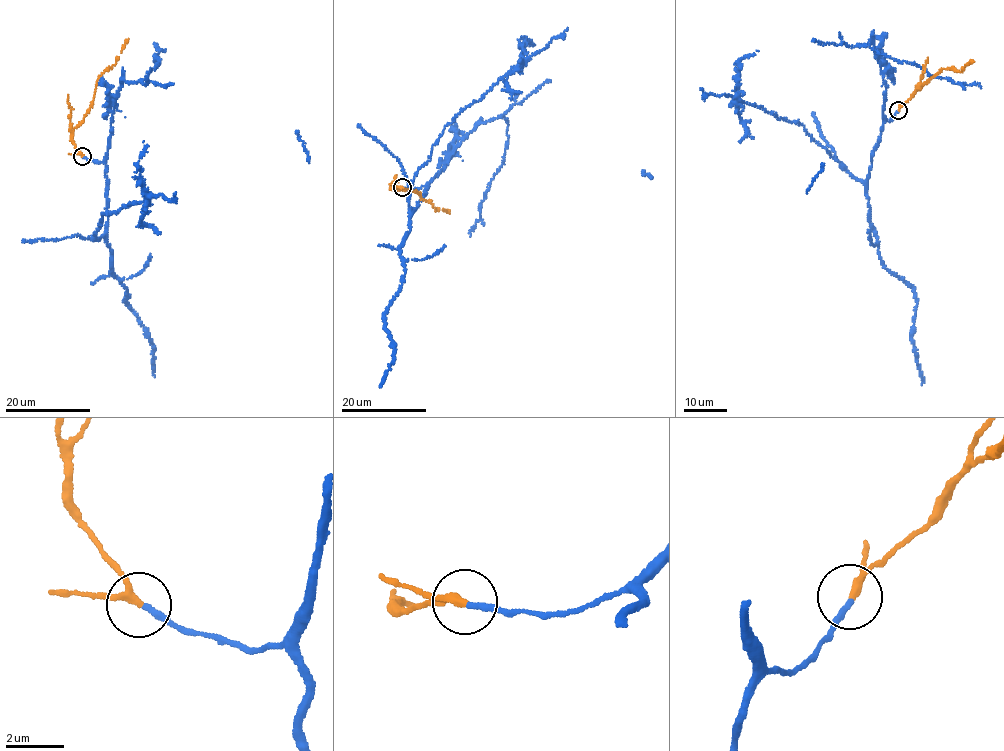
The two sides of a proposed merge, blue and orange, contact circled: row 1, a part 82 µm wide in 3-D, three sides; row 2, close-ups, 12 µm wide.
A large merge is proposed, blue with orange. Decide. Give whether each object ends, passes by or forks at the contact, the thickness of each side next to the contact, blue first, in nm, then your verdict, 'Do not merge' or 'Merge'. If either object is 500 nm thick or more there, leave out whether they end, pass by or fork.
At the ring blue ends. At the ring orange passes by. Thickness 200 nm (blue) against 220 nm. Merge

